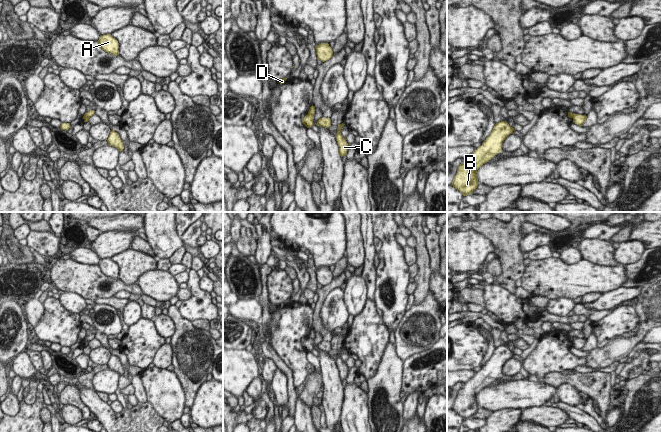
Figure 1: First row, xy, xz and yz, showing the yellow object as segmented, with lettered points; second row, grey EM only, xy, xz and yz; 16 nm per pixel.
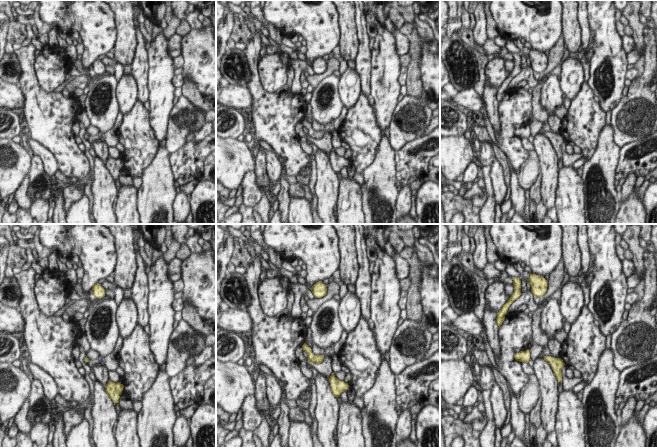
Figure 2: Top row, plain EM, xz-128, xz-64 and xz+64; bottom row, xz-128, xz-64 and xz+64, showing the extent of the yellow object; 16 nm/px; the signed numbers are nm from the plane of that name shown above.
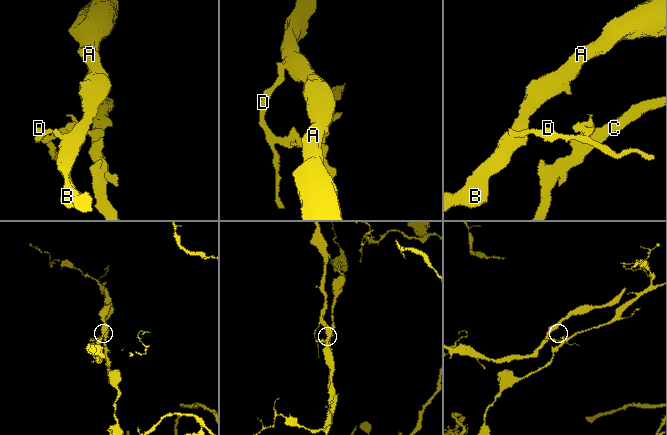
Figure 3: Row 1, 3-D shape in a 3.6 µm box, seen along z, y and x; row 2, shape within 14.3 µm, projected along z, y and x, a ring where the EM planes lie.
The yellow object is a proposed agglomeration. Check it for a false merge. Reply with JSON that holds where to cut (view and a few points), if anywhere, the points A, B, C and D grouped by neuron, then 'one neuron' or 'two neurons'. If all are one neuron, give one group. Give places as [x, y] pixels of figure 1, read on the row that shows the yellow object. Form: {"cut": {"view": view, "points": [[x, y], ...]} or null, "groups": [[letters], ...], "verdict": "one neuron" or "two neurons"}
{"cut": {"view": "xz", "points": [[308, 113], [313, 117]]}, "groups": [["A", "B", "D"], ["C"]], "verdict": "two neurons"}

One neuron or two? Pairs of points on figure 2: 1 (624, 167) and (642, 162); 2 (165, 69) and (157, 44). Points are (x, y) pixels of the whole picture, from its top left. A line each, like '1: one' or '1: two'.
1: one
2: one

